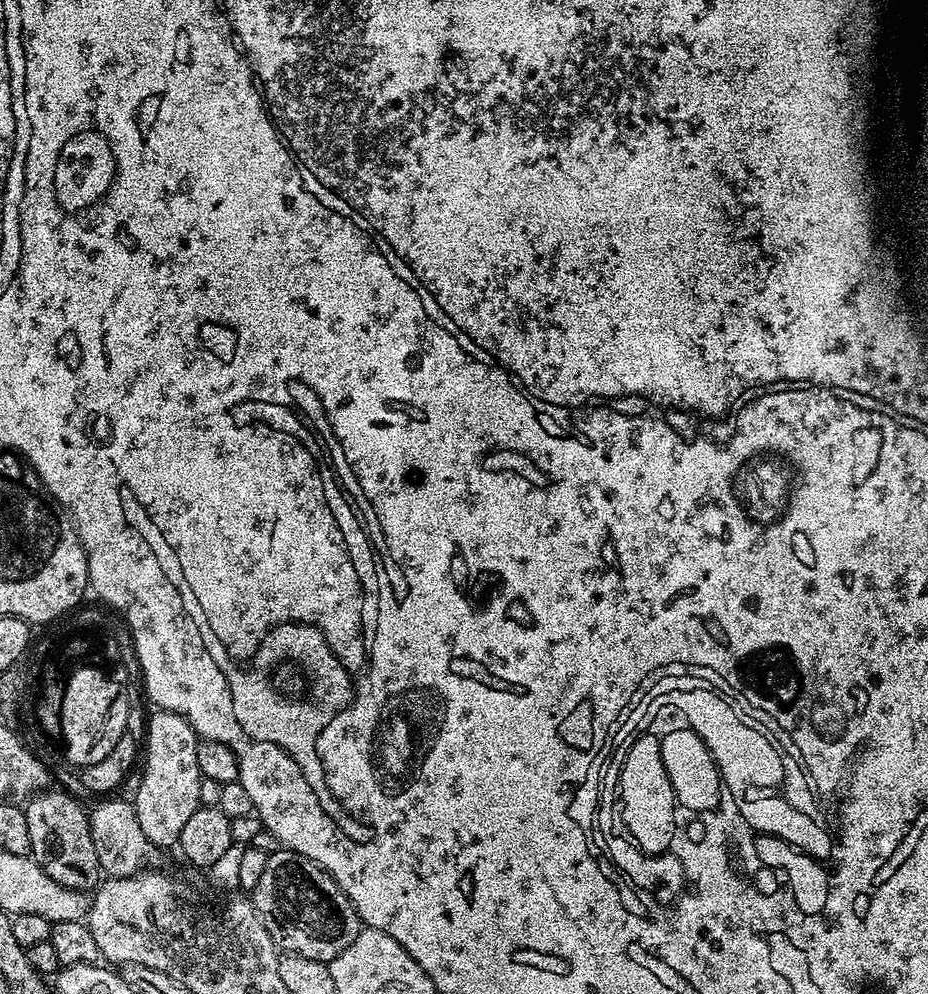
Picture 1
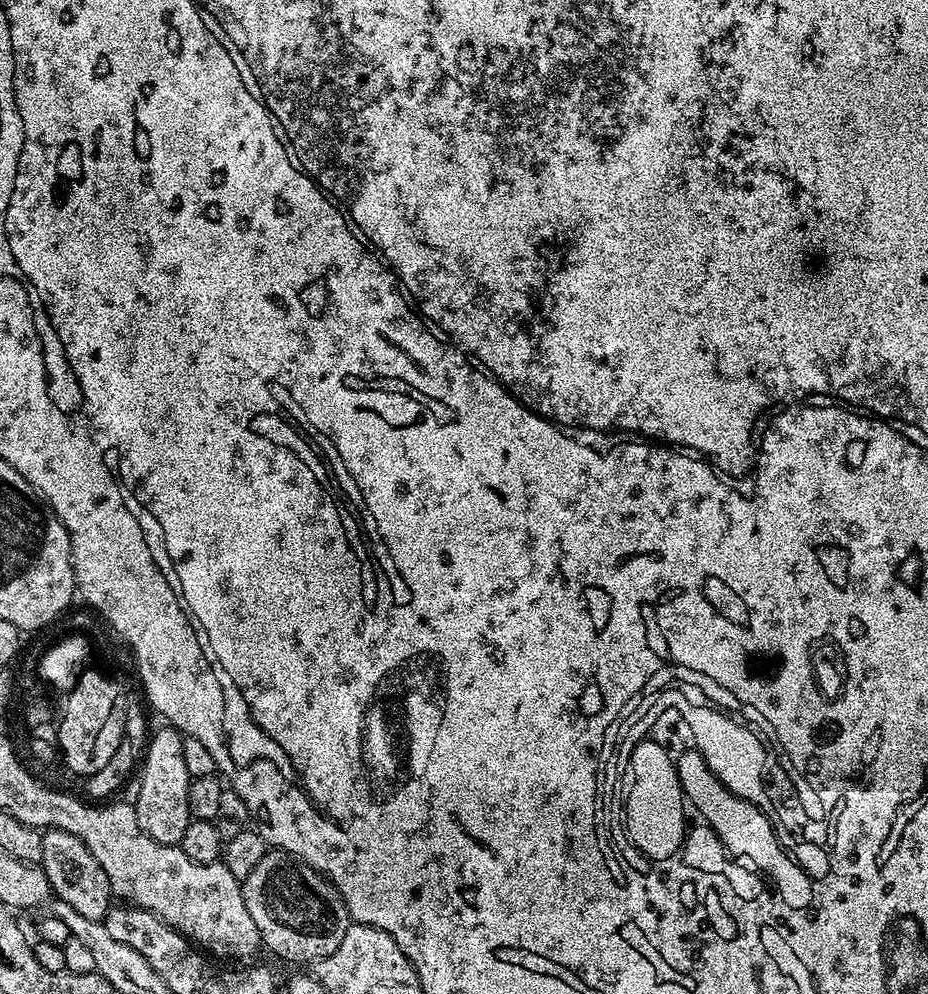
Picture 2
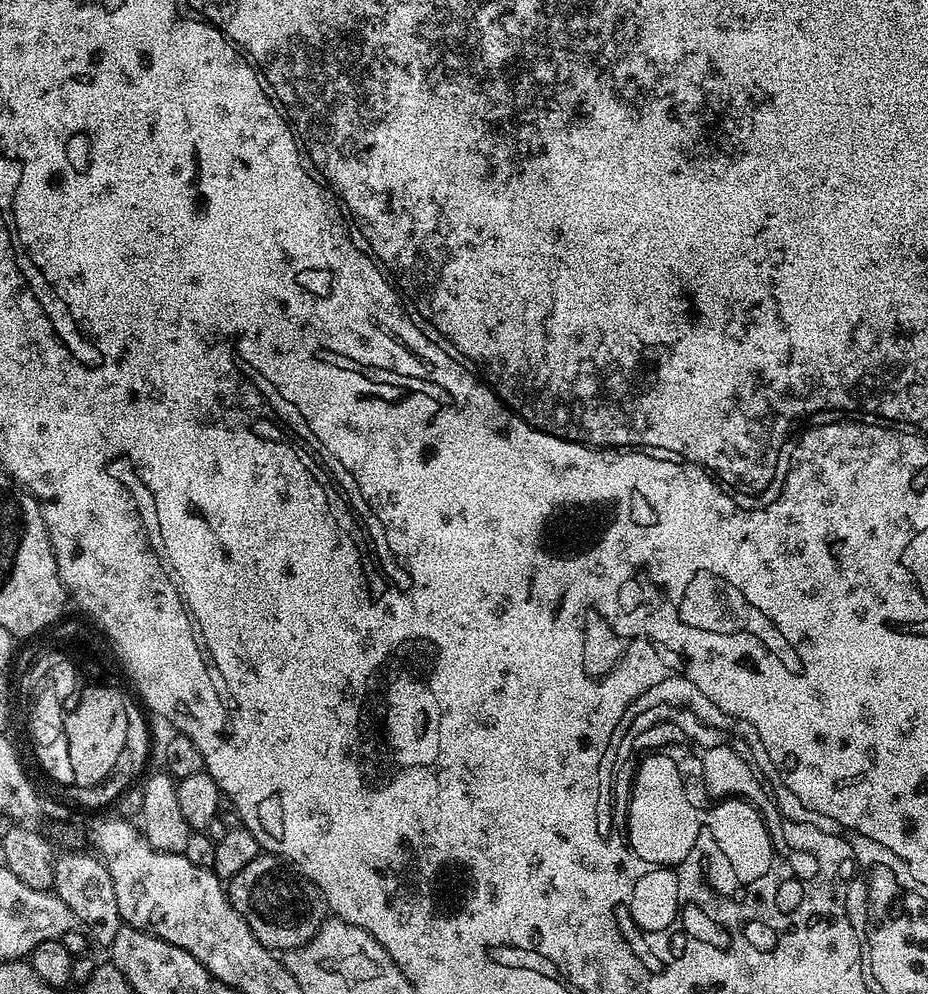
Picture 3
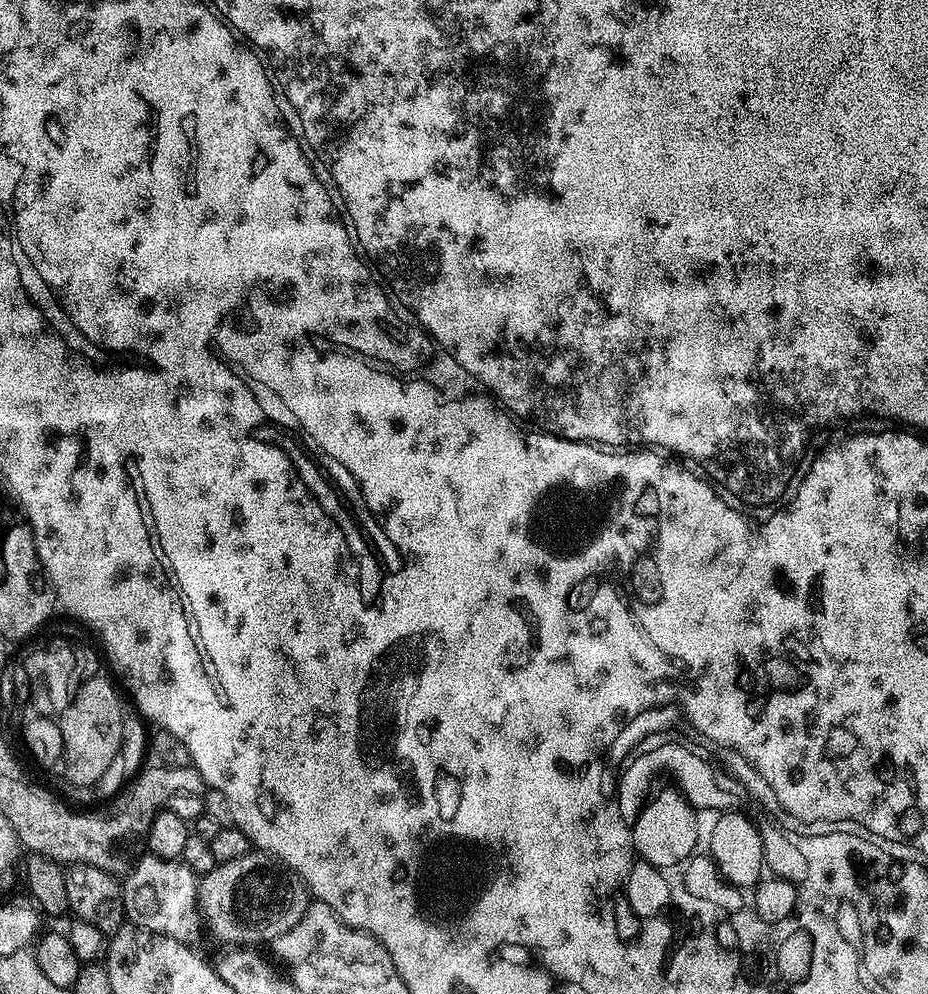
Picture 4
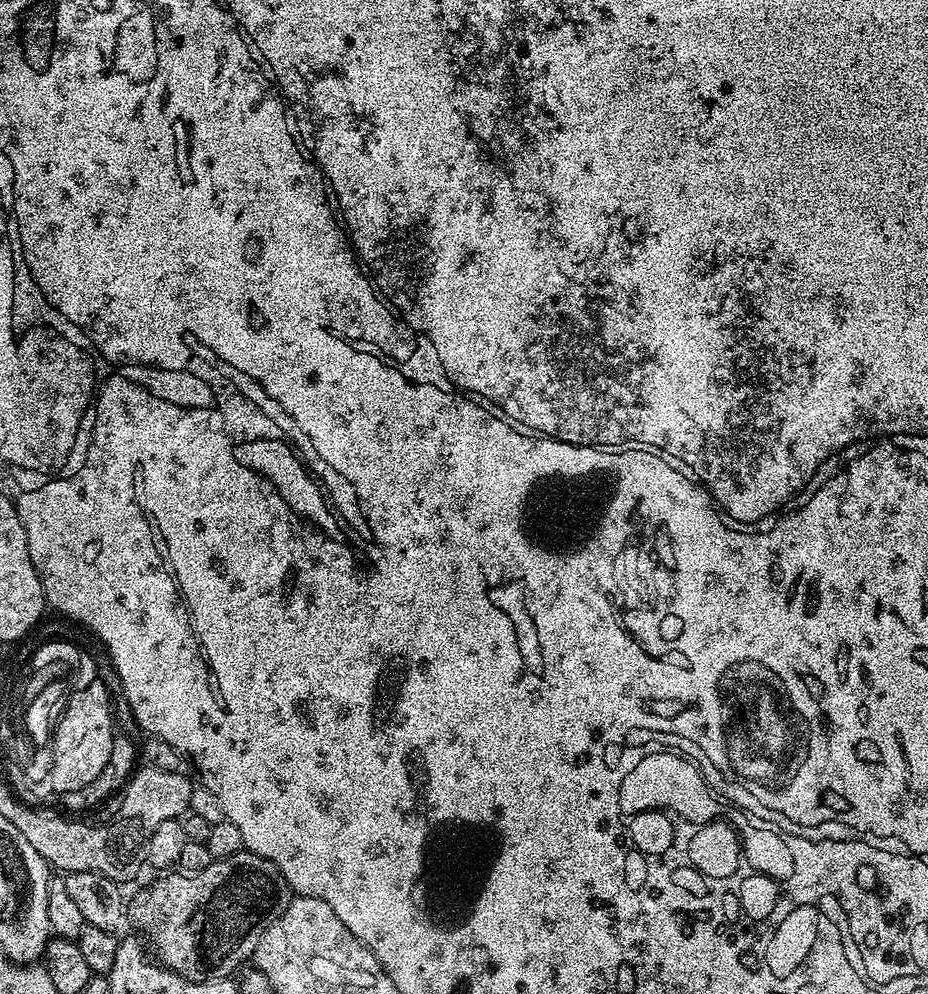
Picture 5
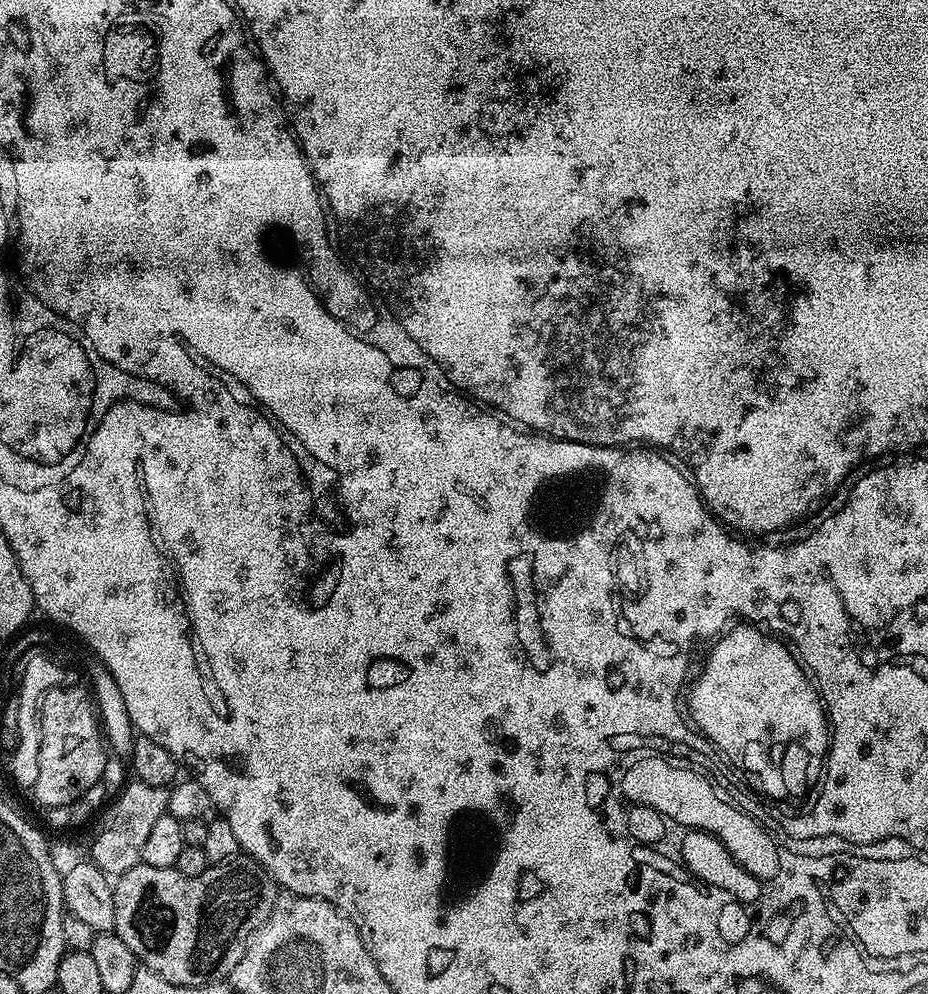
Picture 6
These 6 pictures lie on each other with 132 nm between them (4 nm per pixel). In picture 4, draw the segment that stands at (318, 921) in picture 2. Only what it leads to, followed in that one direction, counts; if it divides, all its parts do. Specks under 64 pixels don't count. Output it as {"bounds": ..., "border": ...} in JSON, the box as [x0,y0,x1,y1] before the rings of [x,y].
{"bounds":[196,850,310,946],"border":[[[259,850],[217,864],[210,874],[199,877],[196,898],[206,932],[224,944],[232,944],[228,946],[256,946],[259,940],[277,940],[300,921],[310,903],[303,880],[276,857]]]}

